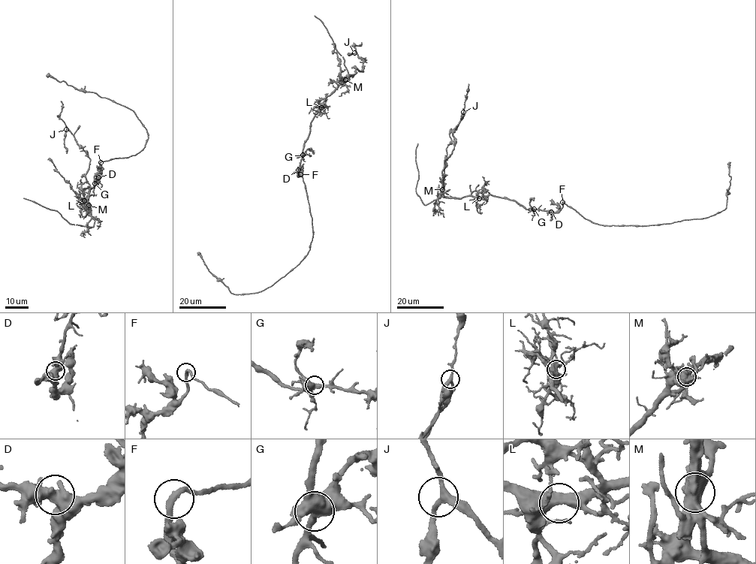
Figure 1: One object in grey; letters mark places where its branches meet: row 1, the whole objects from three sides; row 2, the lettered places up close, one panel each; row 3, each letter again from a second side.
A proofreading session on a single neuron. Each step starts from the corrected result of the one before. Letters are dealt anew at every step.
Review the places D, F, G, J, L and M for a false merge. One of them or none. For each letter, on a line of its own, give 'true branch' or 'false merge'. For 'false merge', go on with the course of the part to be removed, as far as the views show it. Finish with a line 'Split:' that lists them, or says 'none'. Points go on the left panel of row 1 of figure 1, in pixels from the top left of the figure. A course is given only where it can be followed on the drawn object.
D: true branch
F: true branch
G: true branch
J: true branch
L: true branch
M: false merge | (88, 205), (90, 185), (85, 176), (89, 158), (59, 117), (62, 104), (61, 101)
Split: M

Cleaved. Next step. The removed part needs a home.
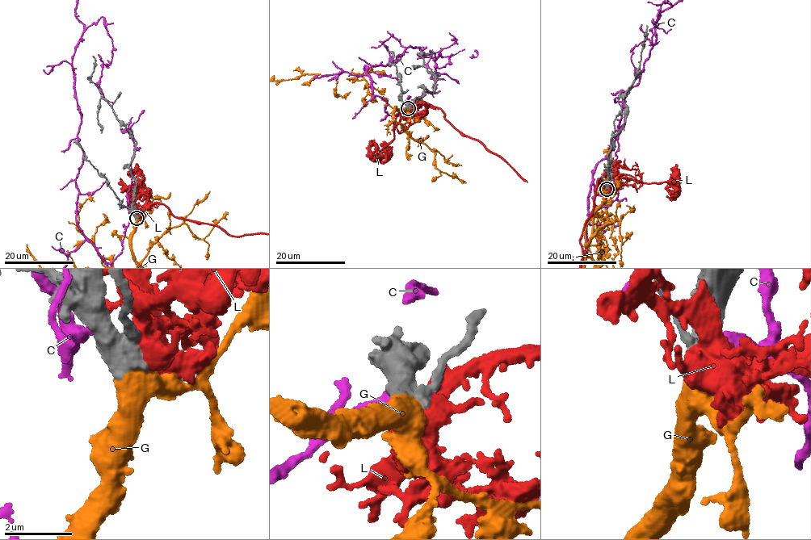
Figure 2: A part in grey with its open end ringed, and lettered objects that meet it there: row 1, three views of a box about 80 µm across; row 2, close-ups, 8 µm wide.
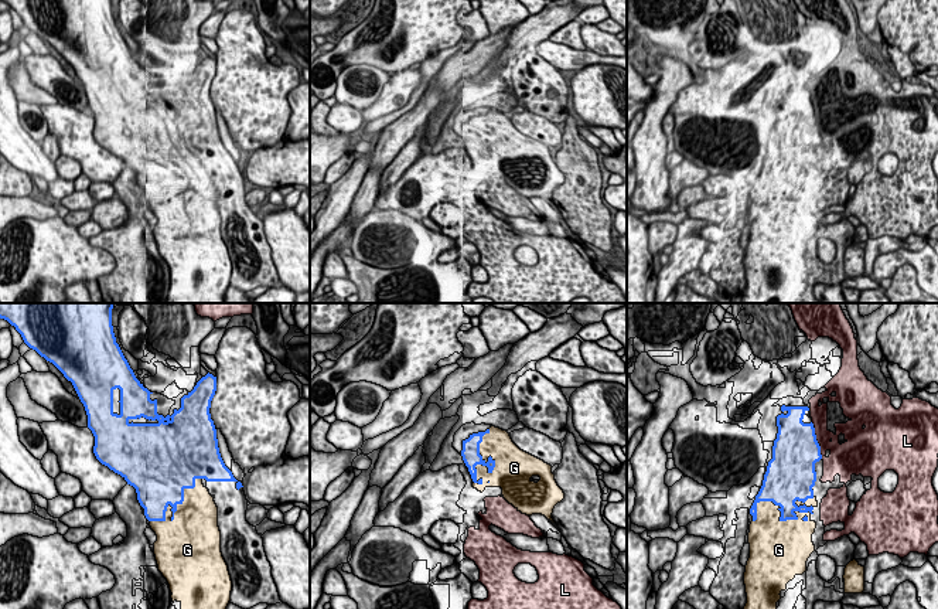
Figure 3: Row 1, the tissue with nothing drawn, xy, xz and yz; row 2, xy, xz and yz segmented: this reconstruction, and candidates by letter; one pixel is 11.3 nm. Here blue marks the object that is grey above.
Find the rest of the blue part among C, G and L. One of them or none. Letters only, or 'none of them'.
G

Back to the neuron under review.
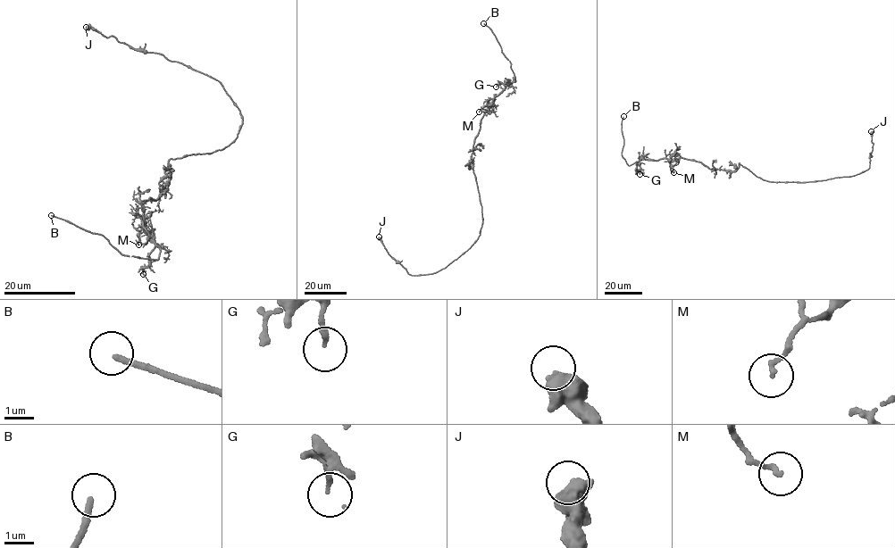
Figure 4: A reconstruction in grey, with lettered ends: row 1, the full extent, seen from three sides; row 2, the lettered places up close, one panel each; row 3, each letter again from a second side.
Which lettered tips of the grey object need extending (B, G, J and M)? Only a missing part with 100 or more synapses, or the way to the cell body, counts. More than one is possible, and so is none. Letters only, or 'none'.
B

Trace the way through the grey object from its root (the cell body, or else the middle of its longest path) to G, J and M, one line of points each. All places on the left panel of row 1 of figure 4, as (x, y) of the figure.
G: (183, 158), (168, 161), (169, 180), (158, 198), (140, 207), (141, 222), (154, 244), (143, 274)
J: (183, 158), (221, 150), (238, 136), (243, 117), (219, 80), (86, 27)
M: (183, 158), (168, 161), (169, 180), (158, 198), (154, 201), (150, 198), (141, 204), (144, 220), (138, 244)

